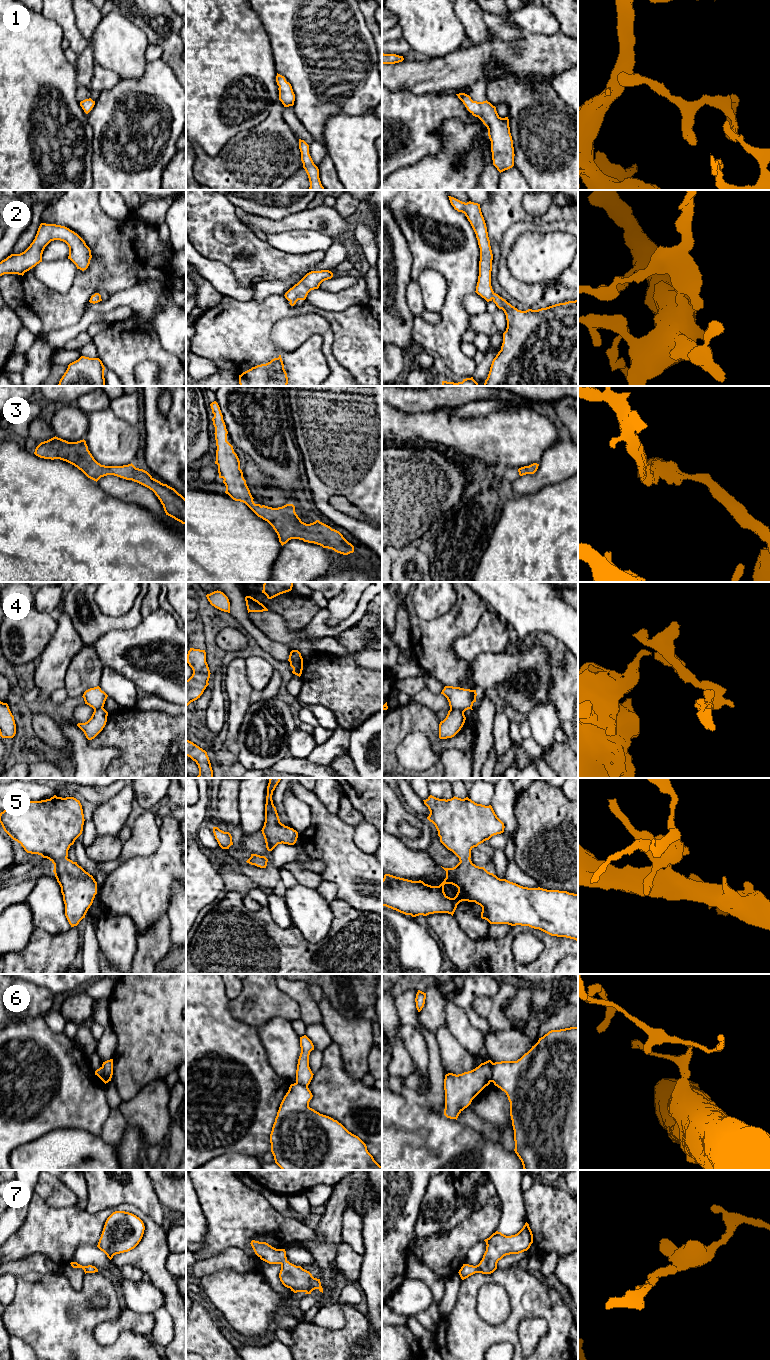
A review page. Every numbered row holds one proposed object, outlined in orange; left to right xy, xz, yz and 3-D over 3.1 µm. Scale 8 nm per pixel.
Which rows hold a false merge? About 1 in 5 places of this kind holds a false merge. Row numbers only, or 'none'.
4, 6

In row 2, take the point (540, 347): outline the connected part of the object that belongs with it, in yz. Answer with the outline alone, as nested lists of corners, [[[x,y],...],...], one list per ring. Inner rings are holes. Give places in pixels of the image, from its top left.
[[[448,197],[454,209],[465,214],[478,240],[480,261],[475,292],[487,302],[493,301],[499,309],[504,311],[507,320],[501,350],[492,361],[484,386],[578,386],[578,300],[559,303],[538,310],[521,311],[496,294],[491,286],[493,254],[480,204],[471,201],[465,203],[454,197]]]

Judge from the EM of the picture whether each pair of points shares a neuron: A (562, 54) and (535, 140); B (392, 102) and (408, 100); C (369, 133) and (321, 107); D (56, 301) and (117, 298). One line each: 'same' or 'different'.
A: different
B: same
C: different
D: different

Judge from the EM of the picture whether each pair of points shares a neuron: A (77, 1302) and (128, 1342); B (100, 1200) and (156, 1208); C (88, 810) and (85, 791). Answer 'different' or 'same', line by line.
A: same
B: same
C: different

